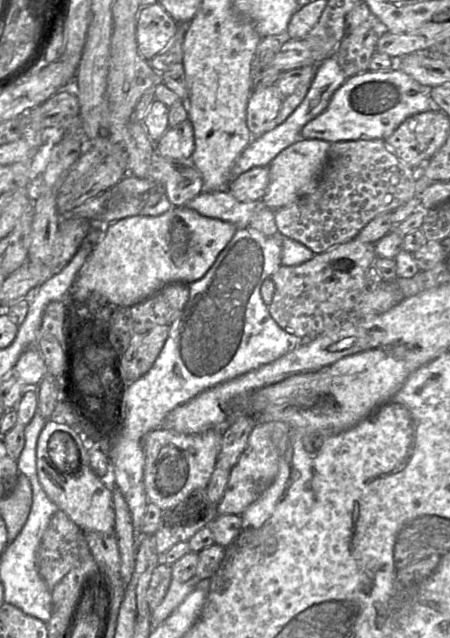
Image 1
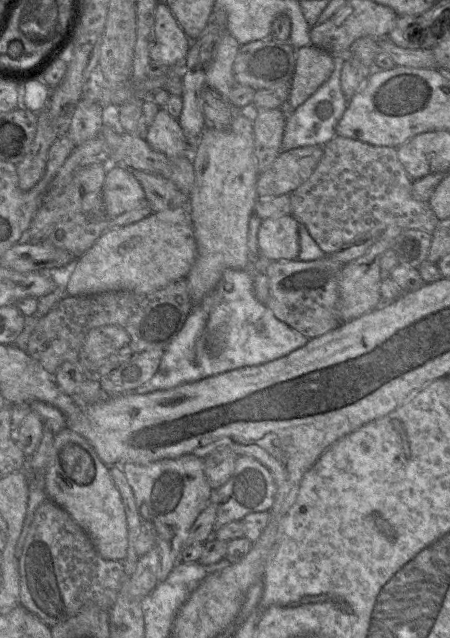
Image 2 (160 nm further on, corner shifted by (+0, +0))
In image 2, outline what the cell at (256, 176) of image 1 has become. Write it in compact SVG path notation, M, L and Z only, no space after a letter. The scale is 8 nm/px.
M304 146L281 152L270 167L258 175L258 199L292 193L311 176L322 155L323 146Z

